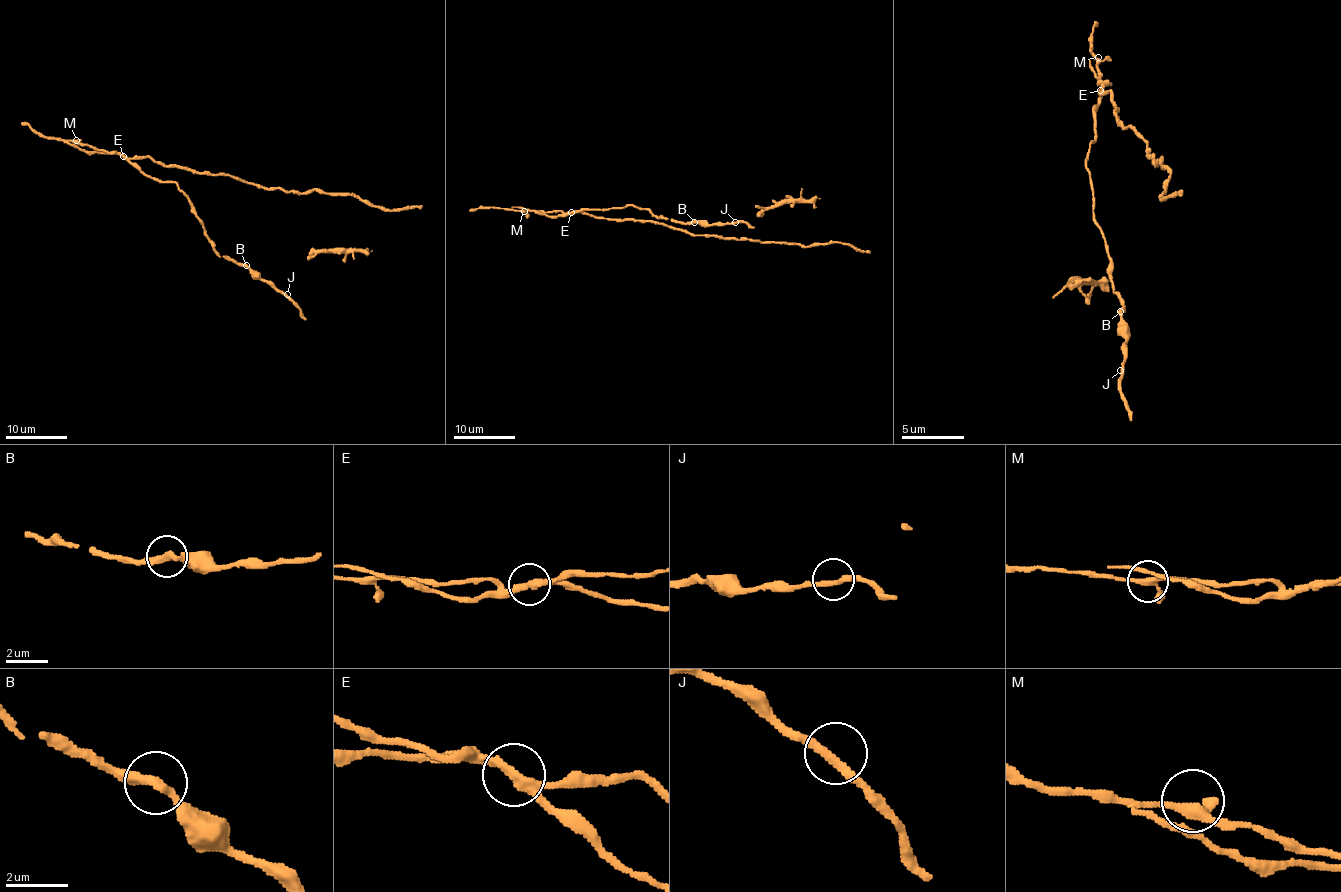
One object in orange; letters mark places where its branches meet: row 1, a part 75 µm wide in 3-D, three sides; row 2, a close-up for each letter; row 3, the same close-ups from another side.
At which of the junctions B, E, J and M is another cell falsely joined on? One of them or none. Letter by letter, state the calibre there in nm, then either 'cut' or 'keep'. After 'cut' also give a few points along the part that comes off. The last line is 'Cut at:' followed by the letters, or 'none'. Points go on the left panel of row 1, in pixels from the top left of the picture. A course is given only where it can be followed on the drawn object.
B: 320 nm thick; keep
E: 280 nm thick; cut; foreign part runs (123, 157), (148, 157), (166, 166), (236, 176), (269, 189), (351, 193), (390, 210), (422, 206)
J: 260 nm thick; keep
M: 240 nm thick; keep
Cut at: E

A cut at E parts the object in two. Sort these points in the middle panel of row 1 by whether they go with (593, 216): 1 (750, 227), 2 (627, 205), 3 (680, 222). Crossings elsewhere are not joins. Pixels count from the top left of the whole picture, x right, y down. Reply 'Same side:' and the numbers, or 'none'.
Same side: none

